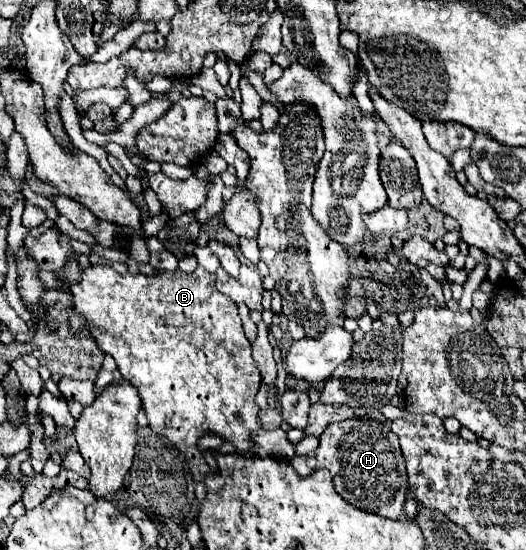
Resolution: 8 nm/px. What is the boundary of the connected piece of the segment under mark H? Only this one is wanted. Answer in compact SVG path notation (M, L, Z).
M368 416L328 424L314 452L314 470L318 468L330 470L336 492L352 506L378 514L382 518L402 516L408 494L408 476L398 436L390 430L388 424L382 424Z

